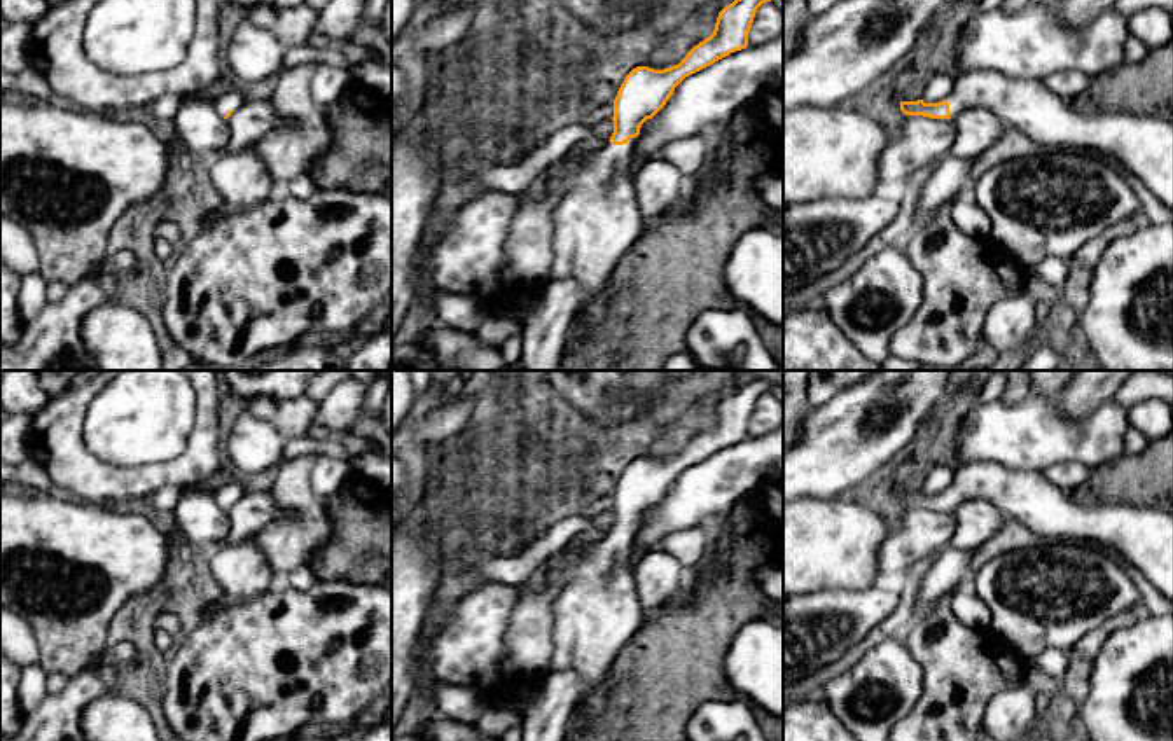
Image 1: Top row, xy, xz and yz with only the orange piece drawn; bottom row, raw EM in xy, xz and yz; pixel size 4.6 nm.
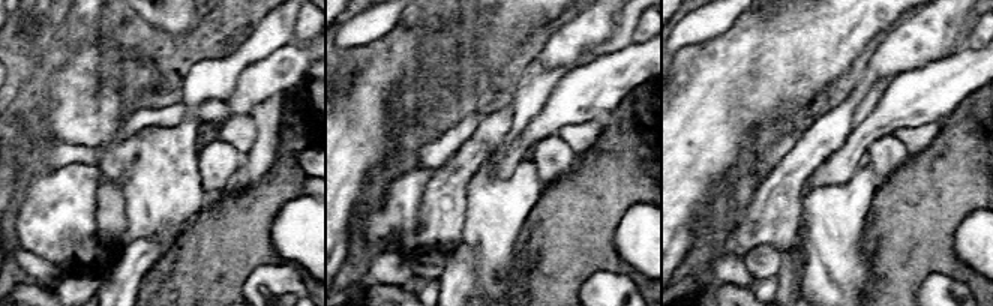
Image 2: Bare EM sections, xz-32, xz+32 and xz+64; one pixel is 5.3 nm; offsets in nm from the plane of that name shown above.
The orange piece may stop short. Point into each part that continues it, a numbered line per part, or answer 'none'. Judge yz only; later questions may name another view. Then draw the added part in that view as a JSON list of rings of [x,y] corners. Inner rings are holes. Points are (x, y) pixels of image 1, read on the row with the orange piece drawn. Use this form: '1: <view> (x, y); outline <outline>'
1: yz (1144, 144); outline [[[953,66],[949,117],[986,108],[1045,150],[1091,152],[1119,161],[1173,211],[1173,122],[1126,112],[1082,114],[1042,80]]]

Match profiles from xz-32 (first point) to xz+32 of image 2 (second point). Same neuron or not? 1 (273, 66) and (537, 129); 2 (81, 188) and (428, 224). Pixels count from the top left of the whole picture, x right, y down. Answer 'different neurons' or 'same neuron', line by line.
1: same neuron
2: different neurons

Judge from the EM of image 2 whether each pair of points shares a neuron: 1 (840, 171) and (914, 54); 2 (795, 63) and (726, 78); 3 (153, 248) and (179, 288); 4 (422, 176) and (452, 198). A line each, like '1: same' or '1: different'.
1: different
2: same
3: different
4: different

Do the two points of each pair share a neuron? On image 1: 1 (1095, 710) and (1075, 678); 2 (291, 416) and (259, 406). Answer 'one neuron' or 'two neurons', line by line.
1: two neurons
2: one neuron

